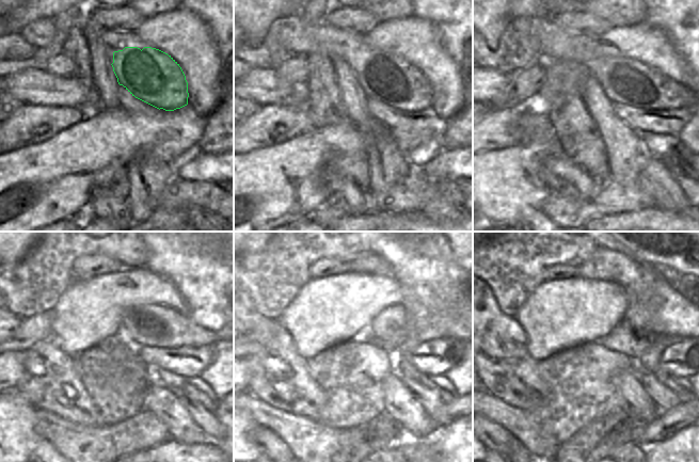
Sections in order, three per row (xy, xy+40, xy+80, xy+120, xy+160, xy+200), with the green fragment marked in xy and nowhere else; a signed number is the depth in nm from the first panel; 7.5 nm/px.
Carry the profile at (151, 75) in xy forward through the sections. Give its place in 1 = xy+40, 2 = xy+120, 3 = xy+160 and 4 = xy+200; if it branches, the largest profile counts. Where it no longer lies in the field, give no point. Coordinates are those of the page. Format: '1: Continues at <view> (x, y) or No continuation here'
1: Continues at xy+40 (386, 77)
2: Continues at xy+120 (154, 324)
3: Continues at xy+160 (393, 327)
4: Continues at xy+200 (665, 340)

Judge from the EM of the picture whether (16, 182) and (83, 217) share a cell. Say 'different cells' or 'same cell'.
different cells

